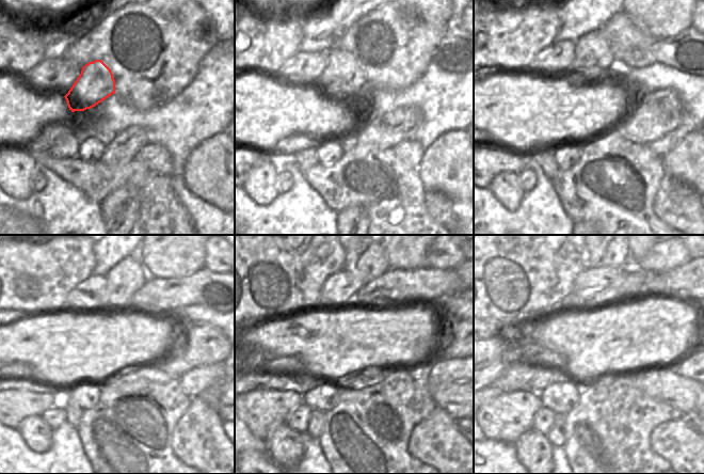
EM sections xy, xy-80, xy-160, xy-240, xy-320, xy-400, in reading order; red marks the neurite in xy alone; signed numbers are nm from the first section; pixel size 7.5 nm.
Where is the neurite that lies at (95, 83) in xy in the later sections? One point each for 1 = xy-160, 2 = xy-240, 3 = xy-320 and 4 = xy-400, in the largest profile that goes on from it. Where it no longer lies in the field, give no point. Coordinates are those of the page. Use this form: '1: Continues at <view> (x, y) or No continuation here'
1: Continues at xy-160 (592, 59)
2: Continues at xy-240 (124, 280)
3: Continues at xy-320 (371, 263)
4: Continues at xy-400 (617, 256).

